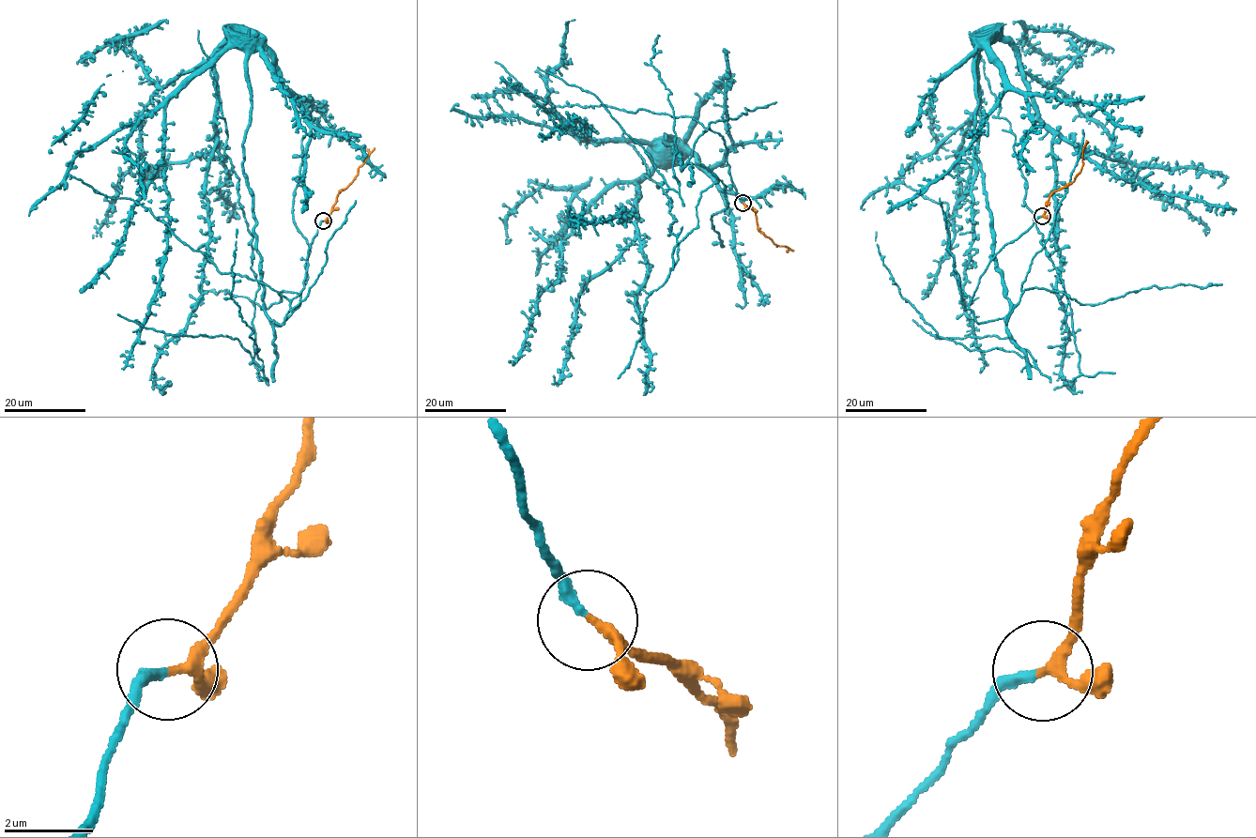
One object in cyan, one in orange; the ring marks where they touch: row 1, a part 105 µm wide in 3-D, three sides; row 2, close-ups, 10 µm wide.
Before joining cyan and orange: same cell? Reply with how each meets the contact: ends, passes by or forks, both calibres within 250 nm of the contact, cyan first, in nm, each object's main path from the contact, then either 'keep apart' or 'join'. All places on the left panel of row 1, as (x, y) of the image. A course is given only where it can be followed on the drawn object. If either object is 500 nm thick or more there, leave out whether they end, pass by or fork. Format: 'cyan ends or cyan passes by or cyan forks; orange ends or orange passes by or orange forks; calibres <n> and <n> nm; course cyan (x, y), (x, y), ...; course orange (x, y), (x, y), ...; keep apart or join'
cyan ends; orange passes by; calibres 220 and 190 nm; course cyan (323, 220), (277, 324), (243, 170), (247, 54), (224, 47), (210, 74), (253, 236), (258, 377); course orange (323, 220), (329, 216), (339, 193), (356, 177), (358, 169), (375, 147); join

